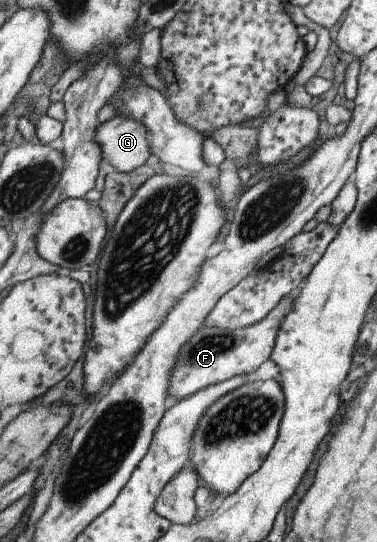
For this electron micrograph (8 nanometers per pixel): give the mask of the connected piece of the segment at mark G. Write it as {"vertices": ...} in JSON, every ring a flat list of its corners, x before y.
{"vertices":[[114,116,110,121,99,125,96,130,95,141,102,148,103,159,121,172,131,172,148,164,147,159,152,154,149,127,120,116]]}

